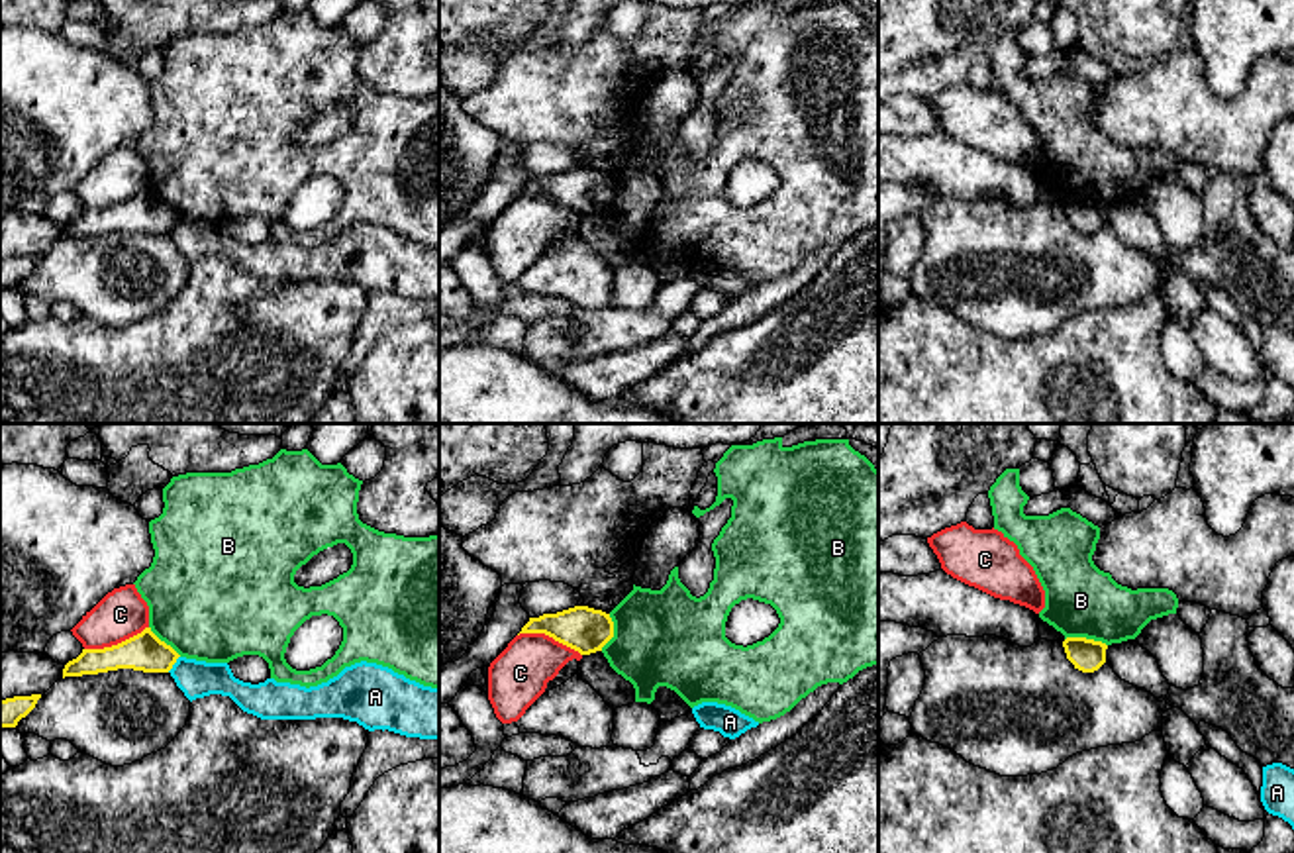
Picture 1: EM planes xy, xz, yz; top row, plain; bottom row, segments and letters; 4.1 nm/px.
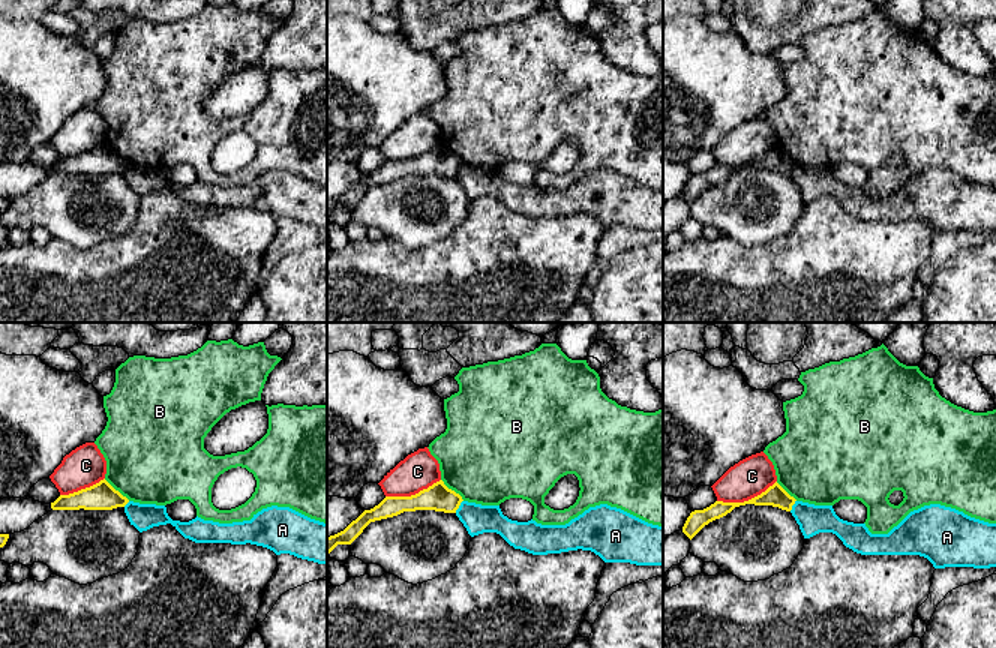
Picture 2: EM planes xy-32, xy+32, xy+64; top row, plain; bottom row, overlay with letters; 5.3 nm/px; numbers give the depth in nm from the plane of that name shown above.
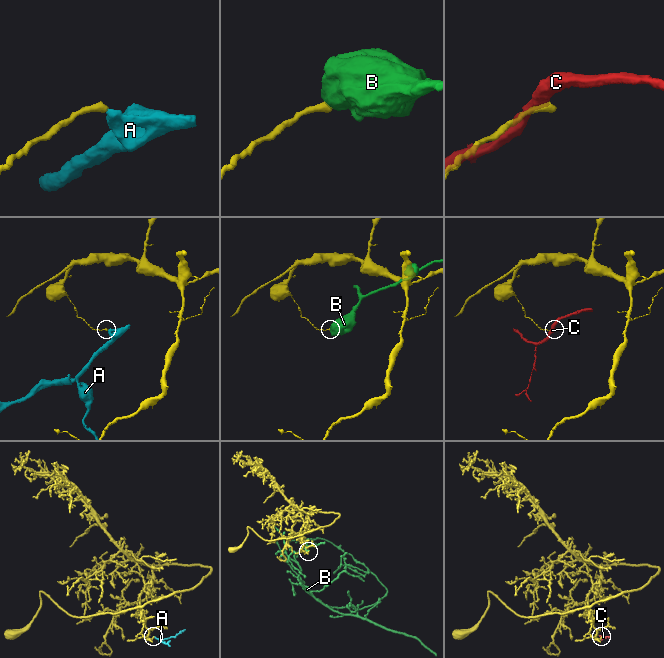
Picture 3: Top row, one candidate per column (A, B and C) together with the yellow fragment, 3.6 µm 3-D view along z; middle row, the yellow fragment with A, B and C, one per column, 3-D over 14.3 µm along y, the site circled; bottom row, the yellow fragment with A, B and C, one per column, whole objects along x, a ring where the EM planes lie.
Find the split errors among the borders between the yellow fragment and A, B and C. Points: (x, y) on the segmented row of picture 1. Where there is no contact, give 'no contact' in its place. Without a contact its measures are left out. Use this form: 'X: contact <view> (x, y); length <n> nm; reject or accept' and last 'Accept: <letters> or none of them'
A: contact xy (175, 661); length 90 nm; reject
B: contact yz (1085, 638); length 180 nm; reject
C: contact xy (118, 644); length 280 nm; reject
Accept: none of them

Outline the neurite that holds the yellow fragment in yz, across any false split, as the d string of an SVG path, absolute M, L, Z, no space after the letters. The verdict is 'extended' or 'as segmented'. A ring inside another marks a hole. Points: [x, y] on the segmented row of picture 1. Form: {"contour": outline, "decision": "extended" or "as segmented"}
{"contour": "M1067 637L1063 641L1067 659L1082 673L1094 673L1106 663L1108 645L1086 637Z", "decision": "as segmented"}

